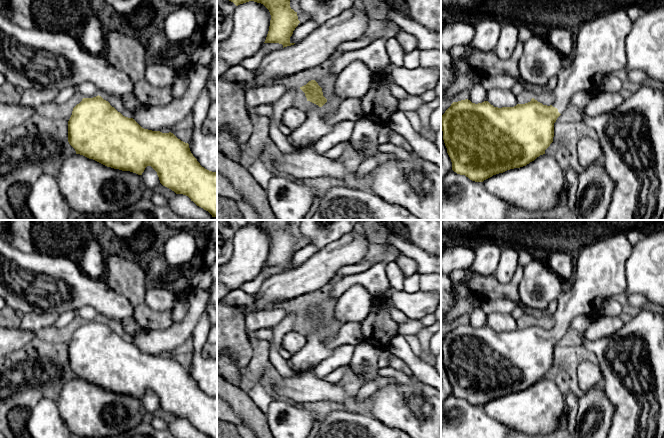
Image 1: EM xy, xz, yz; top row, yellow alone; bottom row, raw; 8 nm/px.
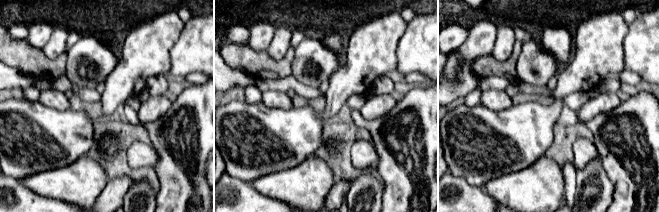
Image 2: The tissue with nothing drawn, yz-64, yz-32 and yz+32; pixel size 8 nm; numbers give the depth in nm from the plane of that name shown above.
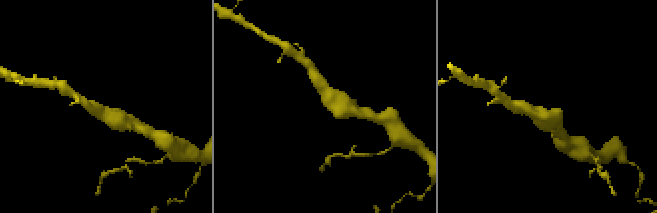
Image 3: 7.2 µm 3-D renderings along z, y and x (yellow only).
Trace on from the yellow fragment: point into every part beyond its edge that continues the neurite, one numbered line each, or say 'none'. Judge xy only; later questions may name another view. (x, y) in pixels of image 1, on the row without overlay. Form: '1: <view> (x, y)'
none

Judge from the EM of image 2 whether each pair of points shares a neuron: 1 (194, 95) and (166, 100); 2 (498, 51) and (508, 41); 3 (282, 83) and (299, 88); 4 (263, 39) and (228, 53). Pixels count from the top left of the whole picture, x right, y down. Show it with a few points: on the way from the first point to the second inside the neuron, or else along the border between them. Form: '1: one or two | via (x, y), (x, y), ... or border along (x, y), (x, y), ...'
1: two | border along (172, 96), (170, 107), (158, 118)
2: one | via (500, 49), (506, 43)
3: one | via (286, 83), (295, 85)
4: two | border along (246, 43), (256, 50), (266, 51)

